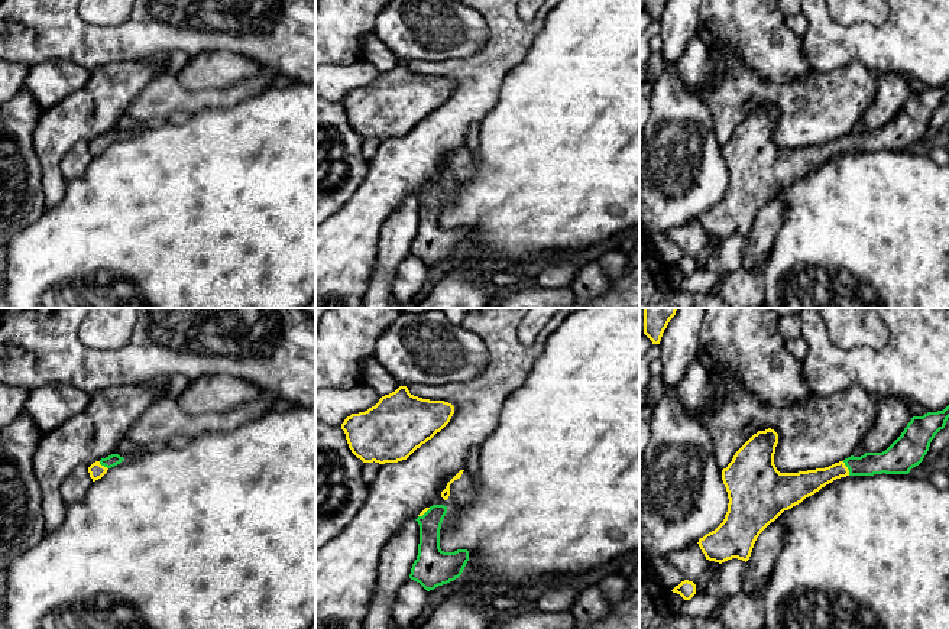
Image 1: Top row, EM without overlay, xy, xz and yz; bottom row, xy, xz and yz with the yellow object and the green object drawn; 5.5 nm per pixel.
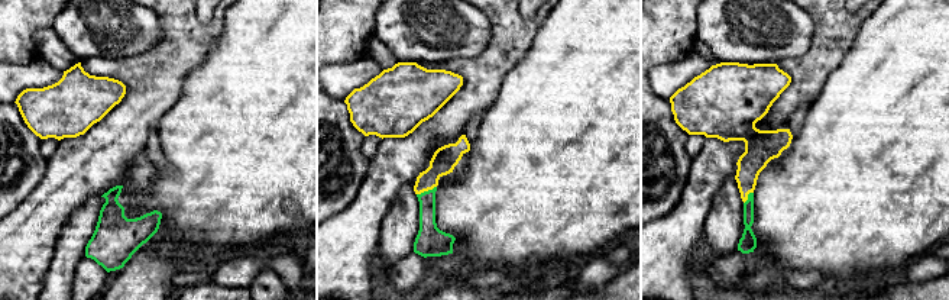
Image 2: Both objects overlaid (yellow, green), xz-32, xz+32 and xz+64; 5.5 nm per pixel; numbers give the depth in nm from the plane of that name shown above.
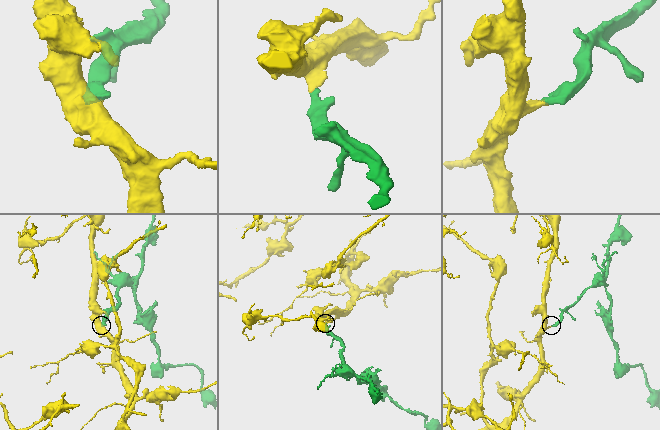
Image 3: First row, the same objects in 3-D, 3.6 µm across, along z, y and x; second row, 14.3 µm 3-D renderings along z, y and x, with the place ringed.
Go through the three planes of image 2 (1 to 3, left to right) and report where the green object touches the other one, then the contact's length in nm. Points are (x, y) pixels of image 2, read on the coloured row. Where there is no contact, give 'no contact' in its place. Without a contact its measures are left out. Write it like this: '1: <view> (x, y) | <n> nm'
1: no contact
2: xz+32 (426, 190) | 120 nm
3: xz+64 (747, 197) | 90 nm

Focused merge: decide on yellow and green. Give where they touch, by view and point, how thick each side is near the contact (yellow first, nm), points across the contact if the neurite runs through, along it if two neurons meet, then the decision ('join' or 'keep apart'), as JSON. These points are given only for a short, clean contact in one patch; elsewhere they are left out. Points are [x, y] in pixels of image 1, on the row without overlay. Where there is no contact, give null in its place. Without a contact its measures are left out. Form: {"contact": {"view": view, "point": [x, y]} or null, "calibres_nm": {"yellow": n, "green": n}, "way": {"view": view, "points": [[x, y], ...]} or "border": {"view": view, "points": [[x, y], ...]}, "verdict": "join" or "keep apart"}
{"contact": {"view": "yz", "point": [847, 145]}, "calibres_nm": {"yellow": 140, "green": 140}, "way": {"view": "yz", "points": [[805, 159], [847, 145], [890, 138]]}, "verdict": "join"}

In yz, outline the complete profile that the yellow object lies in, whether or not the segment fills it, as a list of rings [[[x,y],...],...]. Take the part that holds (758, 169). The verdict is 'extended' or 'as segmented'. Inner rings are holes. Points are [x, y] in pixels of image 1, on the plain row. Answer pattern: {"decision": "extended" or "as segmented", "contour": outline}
{"decision": "extended", "contour": [[[949,81],[943,87],[927,88],[923,93],[913,93],[901,111],[882,129],[865,129],[861,133],[848,133],[825,145],[780,149],[774,140],[778,110],[768,104],[754,110],[733,132],[726,145],[722,146],[722,156],[728,168],[728,188],[723,198],[712,208],[699,215],[699,223],[706,236],[725,239],[732,234],[748,237],[759,210],[774,198],[784,187],[801,179],[826,161],[846,152],[874,150],[908,150],[919,142],[929,127],[935,111],[945,104],[949,94]]]}

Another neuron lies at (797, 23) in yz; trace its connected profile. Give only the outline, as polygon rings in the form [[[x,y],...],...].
[[[797,13],[786,17],[786,25],[799,36],[803,38],[809,29],[809,22],[804,14]]]

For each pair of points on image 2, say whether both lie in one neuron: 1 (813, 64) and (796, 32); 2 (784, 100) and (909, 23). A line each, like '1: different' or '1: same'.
1: different
2: different

